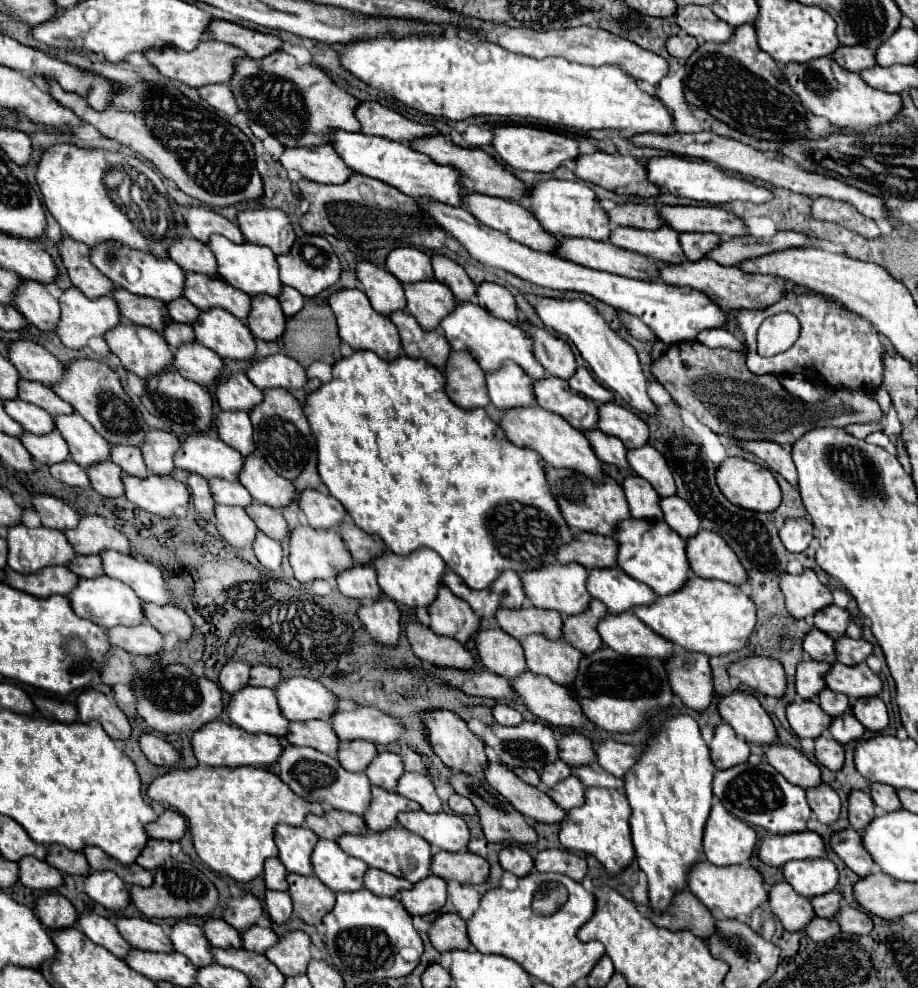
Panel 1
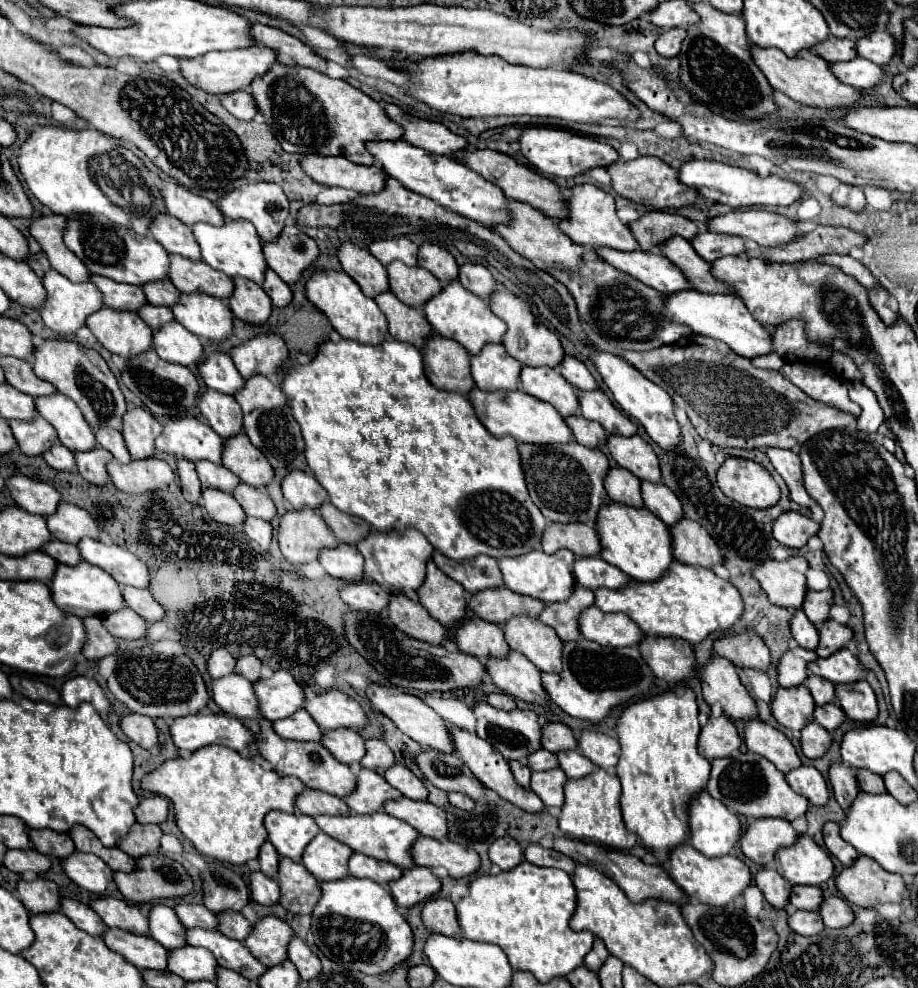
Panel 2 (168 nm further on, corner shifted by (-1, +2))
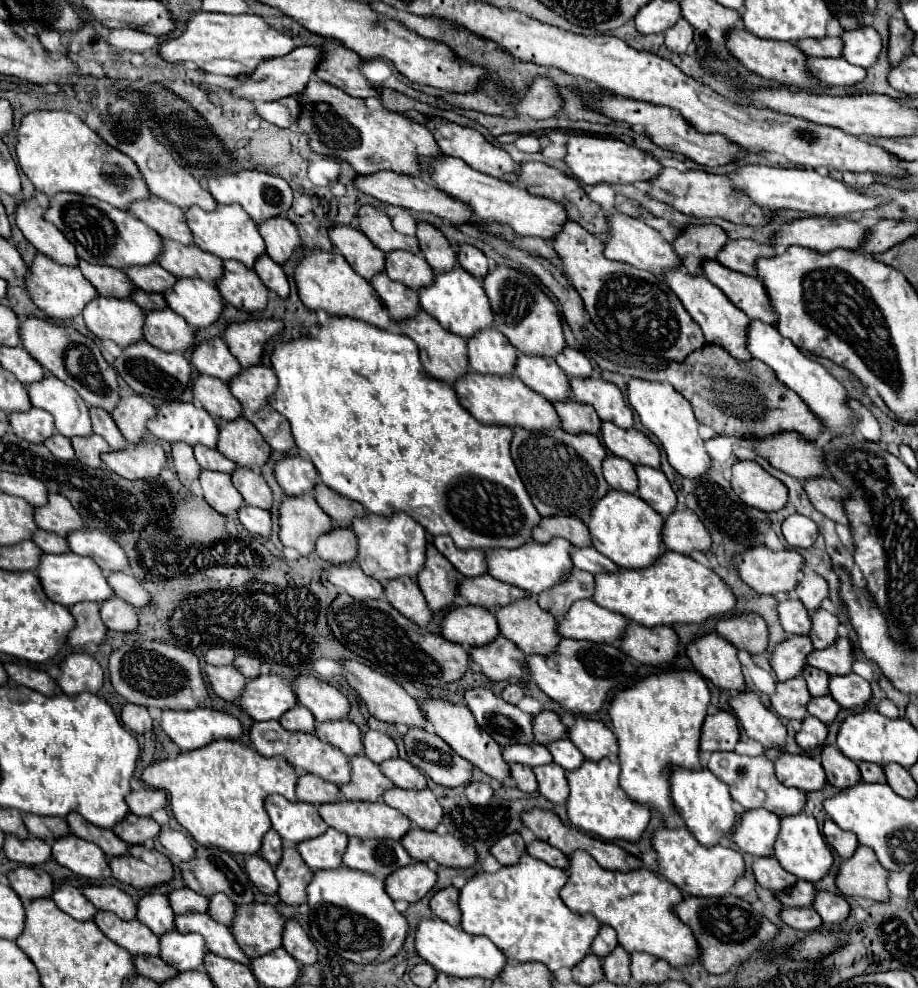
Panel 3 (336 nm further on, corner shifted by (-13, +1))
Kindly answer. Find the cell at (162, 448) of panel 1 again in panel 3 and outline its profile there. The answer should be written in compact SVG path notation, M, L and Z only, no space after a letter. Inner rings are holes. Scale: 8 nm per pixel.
M130 395L122 397L122 403L112 411L112 417L126 441L130 445L140 445L148 433L148 421L156 417L156 407L140 395Z

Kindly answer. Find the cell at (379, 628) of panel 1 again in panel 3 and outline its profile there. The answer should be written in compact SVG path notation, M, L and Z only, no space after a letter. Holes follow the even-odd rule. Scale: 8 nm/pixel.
M338 565L328 567L328 581L332 581L340 591L360 599L380 599L384 595L384 585L368 577L358 565Z

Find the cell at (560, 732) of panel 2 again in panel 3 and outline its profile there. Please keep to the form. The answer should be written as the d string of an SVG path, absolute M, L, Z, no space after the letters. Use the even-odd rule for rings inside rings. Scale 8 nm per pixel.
M542 711L534 715L534 737L542 745L550 745L552 741L568 737L568 727L560 721L560 717L552 711Z

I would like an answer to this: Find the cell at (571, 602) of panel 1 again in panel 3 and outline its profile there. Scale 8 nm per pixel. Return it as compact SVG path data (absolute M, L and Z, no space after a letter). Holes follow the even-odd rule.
M552 539L546 545L540 545L536 541L530 541L528 545L522 545L520 549L498 549L498 551L486 551L488 557L488 573L504 583L510 583L514 587L526 589L528 593L542 593L558 585L570 571L572 571L572 543L566 539Z

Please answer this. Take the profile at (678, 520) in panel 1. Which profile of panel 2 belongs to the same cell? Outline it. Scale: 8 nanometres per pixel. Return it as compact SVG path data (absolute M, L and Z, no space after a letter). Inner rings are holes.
M644 480L640 488L642 488L644 508L654 512L666 526L672 526L674 522L678 522L684 516L680 500L676 498L676 494L668 486L664 486L664 484L648 484Z

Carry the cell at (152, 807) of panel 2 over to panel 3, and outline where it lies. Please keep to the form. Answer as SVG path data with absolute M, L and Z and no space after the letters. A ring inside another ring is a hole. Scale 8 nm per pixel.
M140 789L140 791L132 791L128 797L128 807L134 815L140 817L150 817L156 809L164 809L168 805L168 797L164 791L156 791L156 789Z

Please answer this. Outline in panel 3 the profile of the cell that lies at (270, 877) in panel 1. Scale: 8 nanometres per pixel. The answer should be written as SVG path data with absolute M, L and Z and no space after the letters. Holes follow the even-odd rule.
M270 829L270 831L264 835L260 855L262 855L270 865L274 865L274 867L280 863L280 859L282 859L282 839L280 839L280 835L278 835L274 829Z

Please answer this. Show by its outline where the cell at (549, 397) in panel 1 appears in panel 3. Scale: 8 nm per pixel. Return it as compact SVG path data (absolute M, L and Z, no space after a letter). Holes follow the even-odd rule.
M520 355L520 361L516 361L516 373L524 385L552 403L570 399L568 375L556 365L554 359Z

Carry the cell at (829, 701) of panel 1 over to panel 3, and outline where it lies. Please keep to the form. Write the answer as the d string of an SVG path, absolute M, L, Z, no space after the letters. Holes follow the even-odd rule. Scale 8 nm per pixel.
M806 665L802 677L806 679L808 691L810 691L812 697L824 697L824 695L828 695L828 679L830 679L828 673L824 673L820 669L812 669L812 667Z

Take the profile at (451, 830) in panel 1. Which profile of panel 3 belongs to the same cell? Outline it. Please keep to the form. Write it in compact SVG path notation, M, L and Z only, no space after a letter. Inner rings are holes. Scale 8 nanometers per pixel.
M390 789L384 793L384 803L398 809L402 815L406 815L416 827L424 831L436 831L436 827L444 819L444 809L436 801L434 793L430 789L424 791L406 791L406 789Z

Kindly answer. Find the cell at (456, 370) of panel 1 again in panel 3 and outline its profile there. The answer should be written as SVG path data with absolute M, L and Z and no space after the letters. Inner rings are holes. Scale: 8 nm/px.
M420 311L420 317L402 321L400 327L402 327L404 335L408 335L412 341L416 341L416 345L420 349L420 361L432 377L436 377L448 385L454 385L462 375L468 373L468 345L466 345L466 341L462 337L448 333L434 317Z

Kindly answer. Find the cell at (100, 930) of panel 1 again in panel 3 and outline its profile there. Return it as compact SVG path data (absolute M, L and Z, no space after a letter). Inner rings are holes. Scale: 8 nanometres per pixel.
M72 885L56 887L52 893L54 903L68 915L72 915L78 921L94 921L98 909L84 897L82 891L78 891Z

